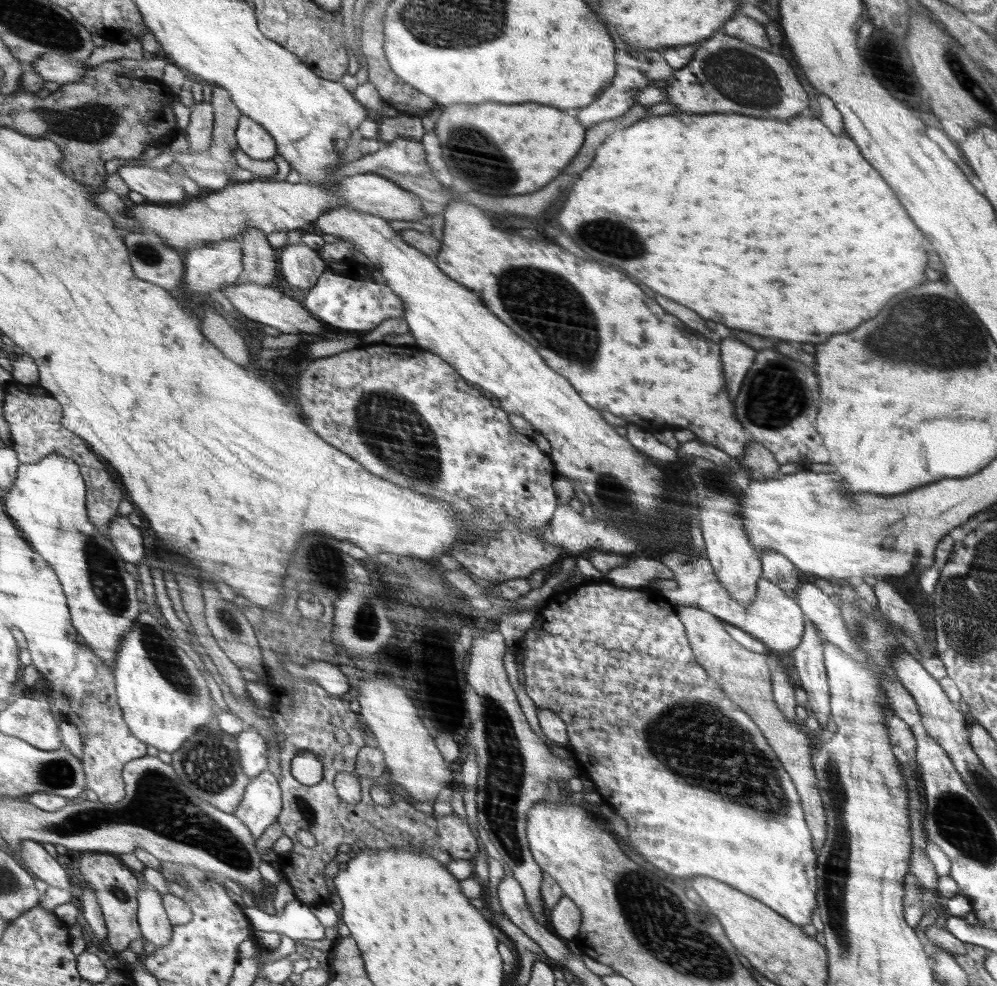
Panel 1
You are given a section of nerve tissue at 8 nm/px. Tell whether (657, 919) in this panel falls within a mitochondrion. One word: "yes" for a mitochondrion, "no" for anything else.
yes

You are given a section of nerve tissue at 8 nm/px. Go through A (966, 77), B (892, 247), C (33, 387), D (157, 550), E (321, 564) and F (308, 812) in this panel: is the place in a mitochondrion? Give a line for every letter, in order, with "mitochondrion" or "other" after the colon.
A: mitochondrion
B: other
C: other
D: other
E: mitochondrion
F: mitochondrion

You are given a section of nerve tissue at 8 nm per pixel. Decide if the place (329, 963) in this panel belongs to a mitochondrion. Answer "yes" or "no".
no

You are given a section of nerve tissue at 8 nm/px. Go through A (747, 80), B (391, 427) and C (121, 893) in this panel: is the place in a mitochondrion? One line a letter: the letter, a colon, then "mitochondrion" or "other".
A: mitochondrion
B: mitochondrion
C: mitochondrion

